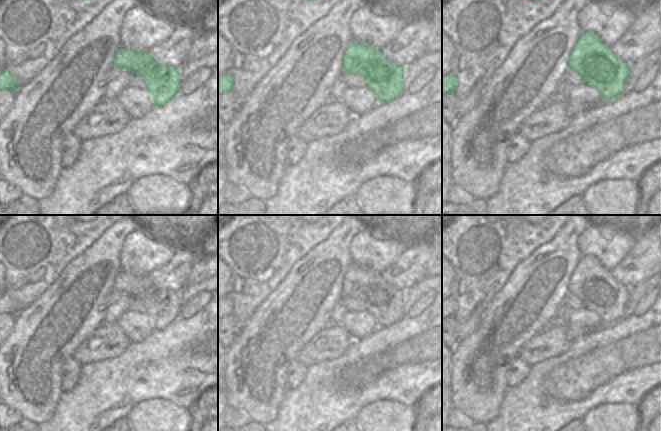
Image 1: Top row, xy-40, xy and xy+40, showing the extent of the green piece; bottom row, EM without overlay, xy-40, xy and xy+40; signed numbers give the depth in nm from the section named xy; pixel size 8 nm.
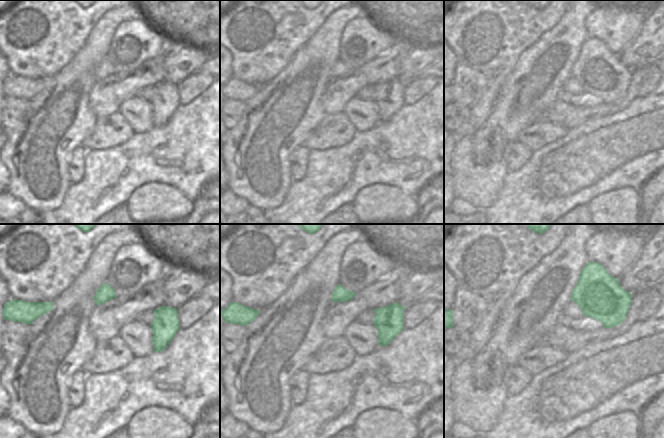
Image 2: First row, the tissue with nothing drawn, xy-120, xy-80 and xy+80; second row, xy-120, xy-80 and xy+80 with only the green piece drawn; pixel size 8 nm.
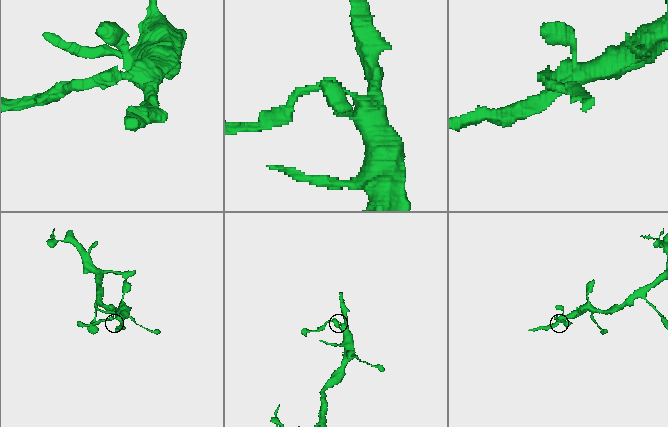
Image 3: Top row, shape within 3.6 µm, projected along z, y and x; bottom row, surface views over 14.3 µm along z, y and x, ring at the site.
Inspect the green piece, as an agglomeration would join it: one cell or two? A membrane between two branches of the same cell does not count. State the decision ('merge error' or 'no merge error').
no merge error

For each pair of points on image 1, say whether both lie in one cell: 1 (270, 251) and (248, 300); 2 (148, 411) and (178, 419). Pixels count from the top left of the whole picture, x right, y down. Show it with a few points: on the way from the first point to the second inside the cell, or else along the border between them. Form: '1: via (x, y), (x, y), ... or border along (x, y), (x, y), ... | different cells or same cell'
1: via (258, 263), (248, 288) | same cell
2: via (155, 418), (171, 419) | same cell

